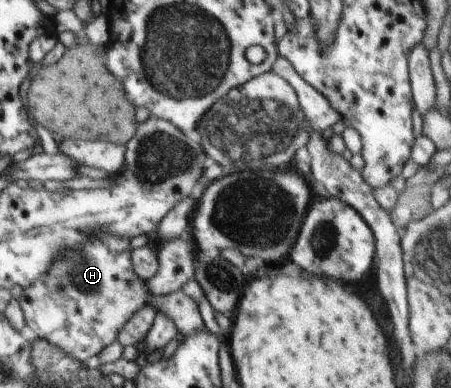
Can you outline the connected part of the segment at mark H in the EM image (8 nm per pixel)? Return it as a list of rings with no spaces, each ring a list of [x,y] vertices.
[[[99,230],[98,234],[89,236],[79,249],[67,248],[62,254],[55,256],[51,267],[30,286],[23,288],[18,302],[23,310],[26,325],[29,325],[42,340],[47,340],[53,346],[59,346],[62,355],[73,356],[82,362],[93,355],[98,355],[107,345],[111,345],[126,323],[145,306],[153,306],[156,313],[166,315],[184,337],[194,336],[207,329],[203,324],[198,304],[182,289],[162,296],[150,292],[147,280],[141,279],[135,273],[131,261],[133,251],[131,239]]]

